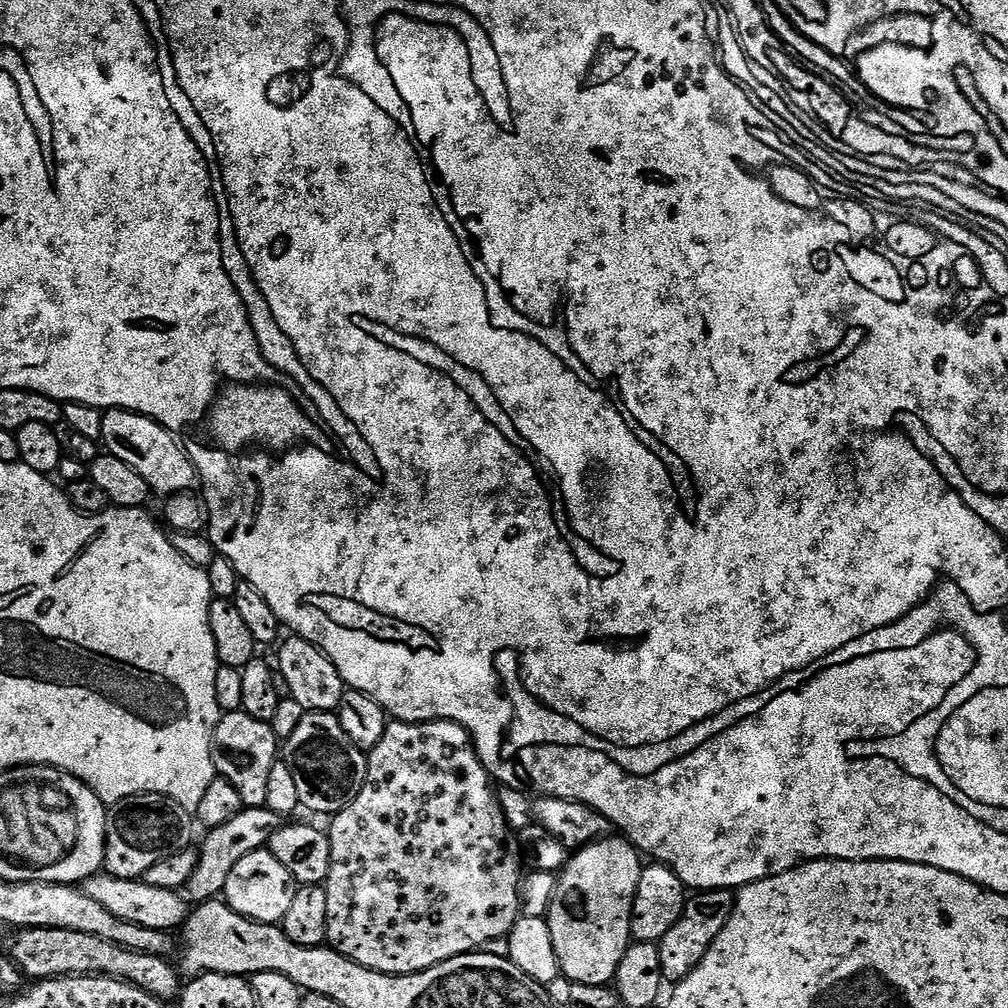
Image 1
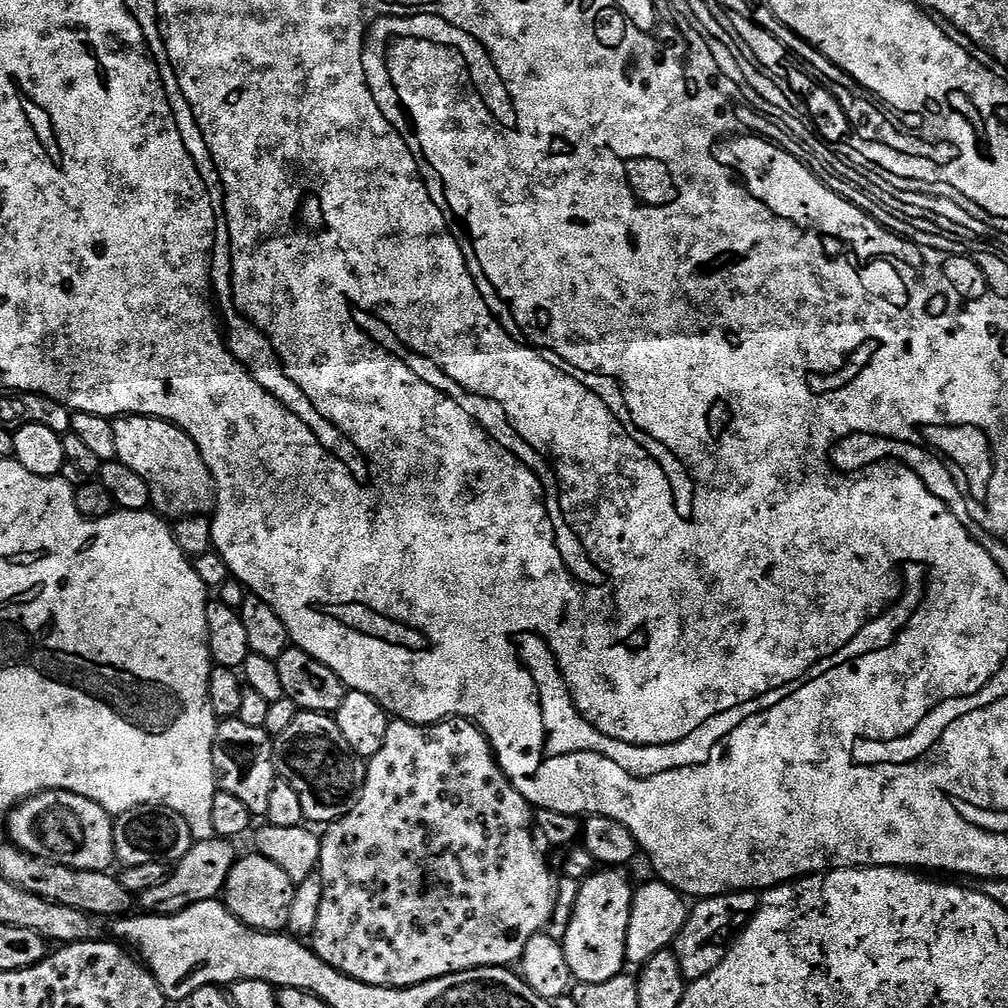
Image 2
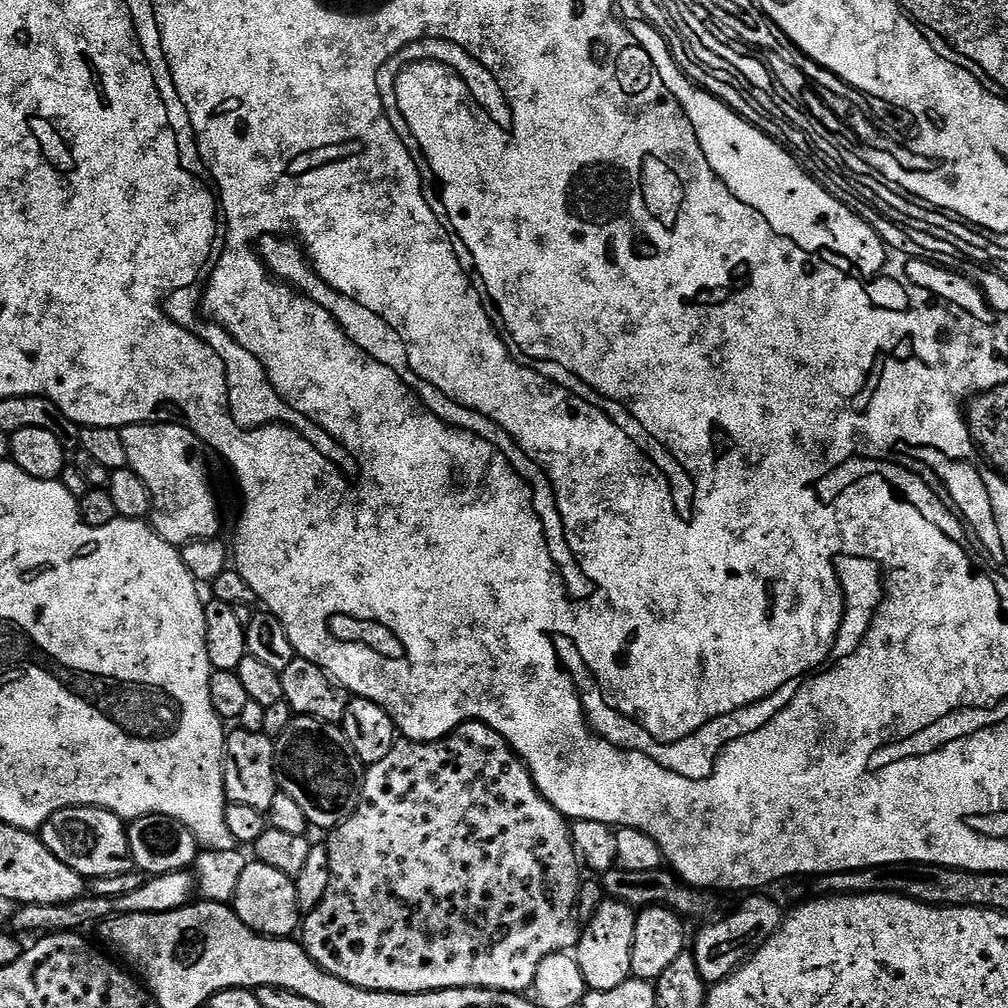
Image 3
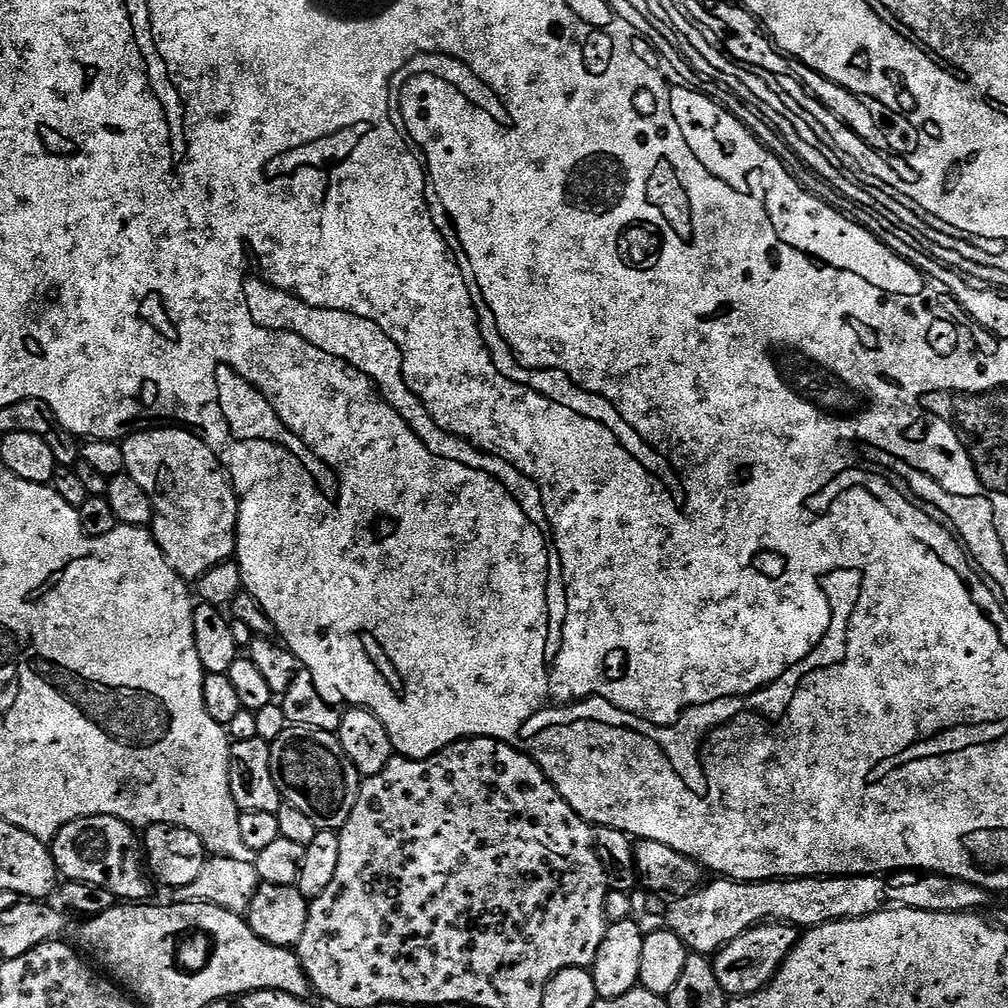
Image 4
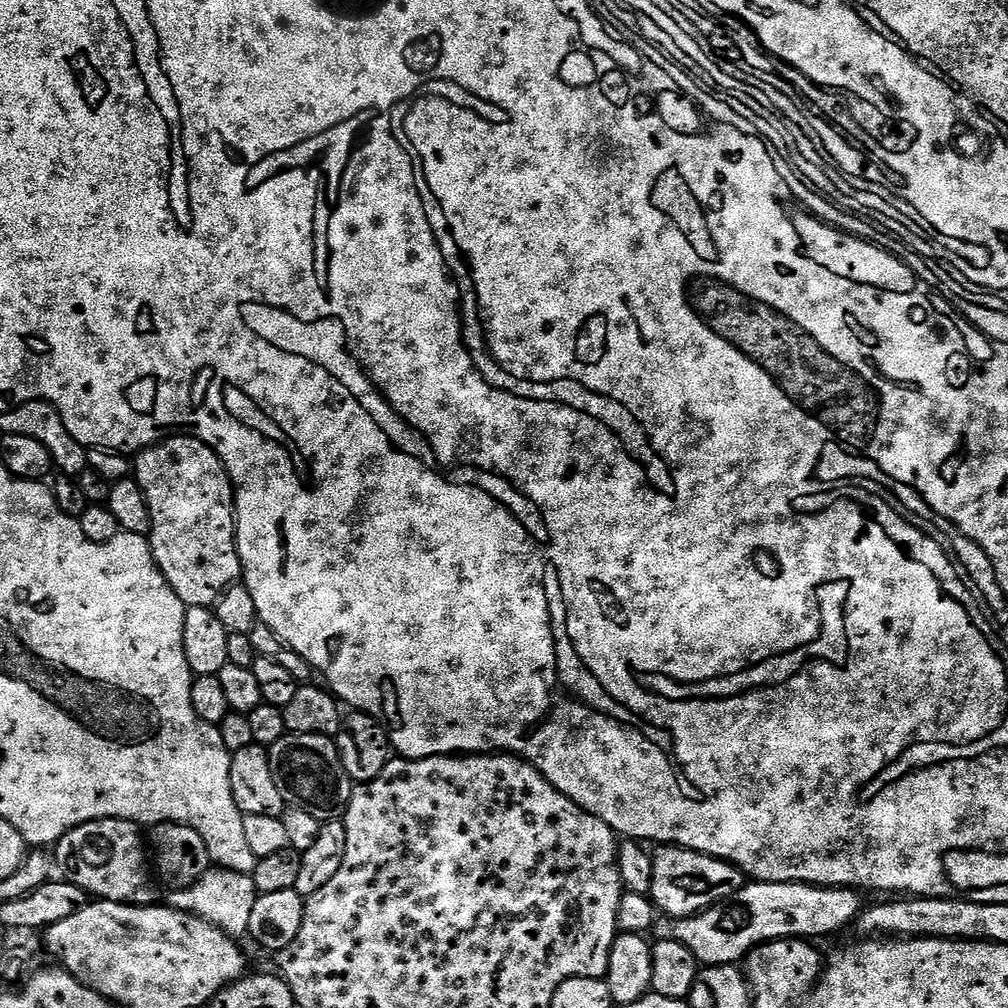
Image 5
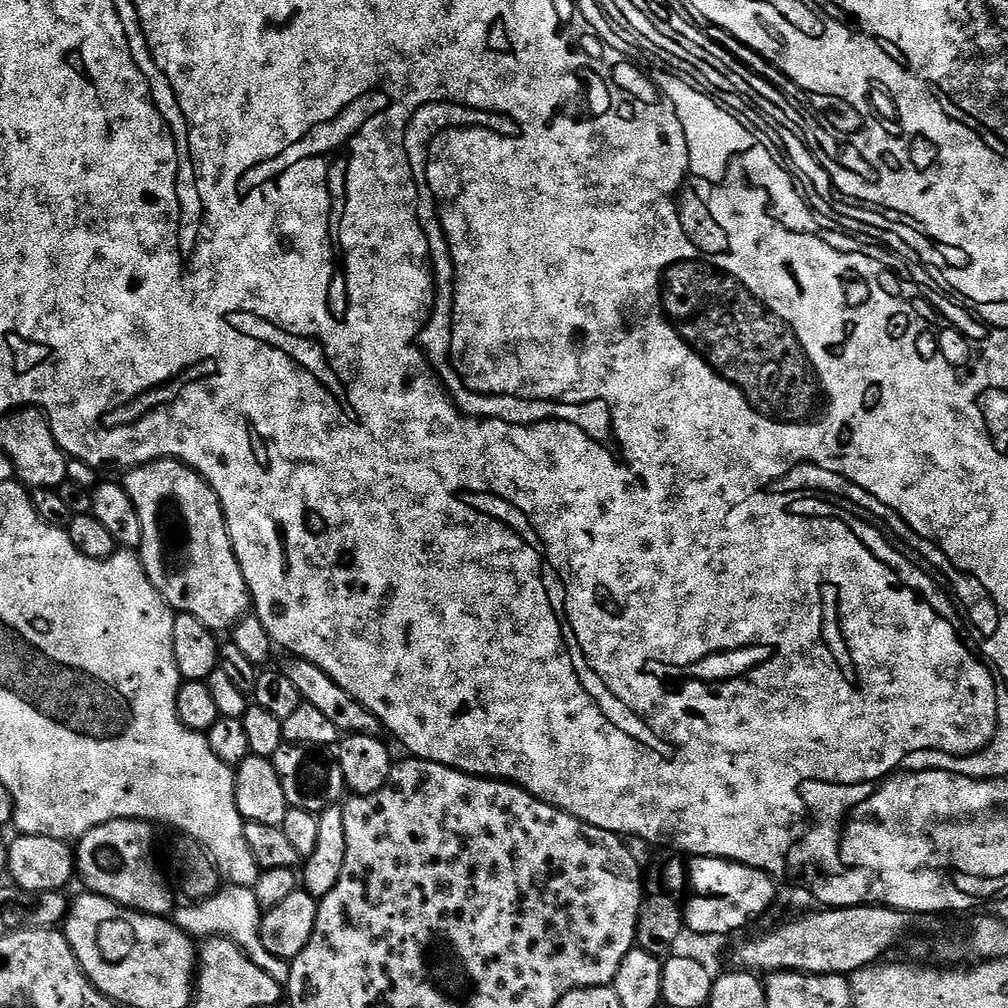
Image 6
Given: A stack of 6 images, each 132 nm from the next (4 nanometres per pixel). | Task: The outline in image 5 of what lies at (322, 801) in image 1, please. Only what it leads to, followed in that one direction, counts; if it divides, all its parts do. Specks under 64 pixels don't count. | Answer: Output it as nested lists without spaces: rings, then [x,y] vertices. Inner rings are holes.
[[[286,734],[281,740],[270,745],[268,757],[270,758],[270,774],[274,774],[274,782],[278,785],[278,794],[282,794],[287,807],[306,810],[306,814],[314,814],[314,818],[318,818],[322,822],[344,817],[354,791],[354,782],[346,774],[340,750],[333,737]]]

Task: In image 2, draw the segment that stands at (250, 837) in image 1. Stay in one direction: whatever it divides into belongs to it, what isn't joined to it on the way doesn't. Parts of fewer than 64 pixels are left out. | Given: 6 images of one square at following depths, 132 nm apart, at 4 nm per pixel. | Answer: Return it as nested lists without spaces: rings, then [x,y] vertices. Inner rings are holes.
[[[228,838],[195,841],[192,849],[175,861],[165,880],[158,882],[158,886],[139,893],[138,900],[139,903],[140,900],[144,903],[143,909],[157,916],[173,916],[198,902],[217,899],[223,893],[230,870],[238,859],[238,851],[232,844],[235,843]]]

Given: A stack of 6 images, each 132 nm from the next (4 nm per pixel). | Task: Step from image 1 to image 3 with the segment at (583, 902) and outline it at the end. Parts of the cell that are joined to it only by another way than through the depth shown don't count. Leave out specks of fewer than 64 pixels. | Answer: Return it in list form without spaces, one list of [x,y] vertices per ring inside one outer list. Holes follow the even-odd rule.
[[[611,898],[605,899],[604,903],[599,904],[596,911],[587,917],[574,955],[589,989],[614,990],[614,986],[622,986],[622,982],[626,982],[632,976],[636,917],[637,913],[631,905]]]

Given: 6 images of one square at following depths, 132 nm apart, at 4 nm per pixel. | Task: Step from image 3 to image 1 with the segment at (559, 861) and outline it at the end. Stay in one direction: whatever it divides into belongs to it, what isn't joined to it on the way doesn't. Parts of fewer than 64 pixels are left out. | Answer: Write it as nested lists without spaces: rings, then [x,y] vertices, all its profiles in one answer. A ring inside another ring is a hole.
[[[392,720],[386,726],[384,737],[378,742],[378,746],[371,748],[367,757],[366,782],[358,798],[354,798],[354,802],[350,802],[346,810],[337,812],[332,817],[332,828],[327,833],[330,842],[330,874],[324,884],[327,947],[366,970],[374,970],[387,976],[409,976],[430,970],[450,958],[458,958],[468,952],[492,946],[495,940],[503,941],[522,915],[522,881],[526,876],[526,868],[522,863],[520,845],[509,829],[504,810],[494,791],[494,781],[478,758],[471,734],[460,724],[449,720],[428,720],[425,724]]]

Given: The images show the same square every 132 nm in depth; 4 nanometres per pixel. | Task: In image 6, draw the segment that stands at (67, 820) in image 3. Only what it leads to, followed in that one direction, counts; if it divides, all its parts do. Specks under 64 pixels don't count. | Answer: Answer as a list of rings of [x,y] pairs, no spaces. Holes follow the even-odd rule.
[[[111,820],[90,830],[75,845],[76,872],[79,879],[80,876],[84,879],[89,893],[104,896],[121,908],[131,908],[133,912],[168,918],[173,915],[177,904],[172,897],[172,888],[156,861],[156,836],[152,828],[153,825],[146,820]]]

